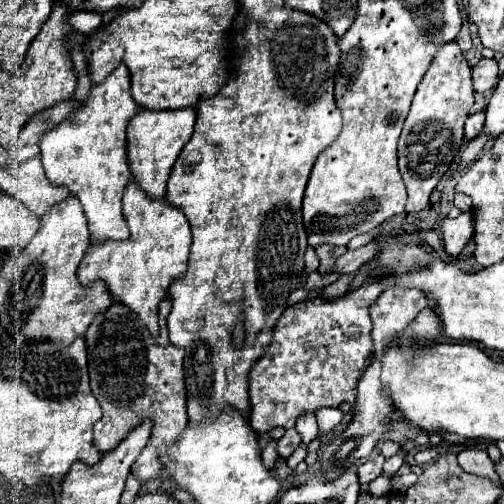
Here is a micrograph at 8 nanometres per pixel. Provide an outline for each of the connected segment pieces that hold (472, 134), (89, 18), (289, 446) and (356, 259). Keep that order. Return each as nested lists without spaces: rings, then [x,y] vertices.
[[[484,108],[484,110],[478,110],[476,114],[470,114],[470,116],[468,116],[468,120],[466,120],[466,128],[464,128],[468,140],[476,138],[476,136],[482,132],[484,118],[486,118],[486,108]]]
[[[70,10],[68,24],[78,32],[88,34],[90,30],[96,30],[102,24],[102,16],[94,14],[94,12],[74,12],[74,10]]]
[[[290,428],[290,430],[286,430],[286,434],[278,440],[276,452],[278,452],[282,458],[288,458],[288,456],[296,450],[298,444],[300,444],[300,436],[298,436],[298,432],[296,432],[294,428]]]
[[[370,242],[358,250],[348,250],[344,256],[338,258],[338,264],[336,264],[336,272],[340,274],[348,274],[348,272],[356,272],[362,264],[370,262],[372,258],[376,258],[380,252],[380,246],[378,242]]]

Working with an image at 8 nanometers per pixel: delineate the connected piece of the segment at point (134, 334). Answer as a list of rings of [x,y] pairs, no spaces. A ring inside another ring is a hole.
[[[170,300],[160,304],[160,336],[154,338],[134,314],[114,302],[108,312],[98,314],[90,324],[86,334],[88,346],[88,370],[90,388],[102,406],[102,420],[94,426],[94,446],[98,452],[114,450],[128,432],[132,432],[146,418],[152,420],[152,436],[148,446],[142,450],[138,462],[132,464],[132,474],[142,480],[154,480],[160,476],[164,466],[160,466],[160,446],[164,442],[174,442],[188,426],[186,416],[186,388],[184,388],[184,350],[168,340],[166,318],[170,314]]]

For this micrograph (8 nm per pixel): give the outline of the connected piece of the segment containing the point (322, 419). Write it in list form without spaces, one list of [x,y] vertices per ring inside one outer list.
[[[322,408],[316,412],[316,420],[318,420],[318,432],[326,434],[342,422],[342,412],[340,408]]]

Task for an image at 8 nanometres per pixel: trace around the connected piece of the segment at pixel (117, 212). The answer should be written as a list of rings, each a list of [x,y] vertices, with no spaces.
[[[120,64],[102,84],[94,84],[90,96],[62,124],[54,126],[40,140],[42,164],[52,184],[68,188],[80,200],[88,220],[92,244],[128,240],[128,226],[122,216],[122,196],[130,182],[126,160],[126,126],[140,106],[130,96],[130,74]]]

